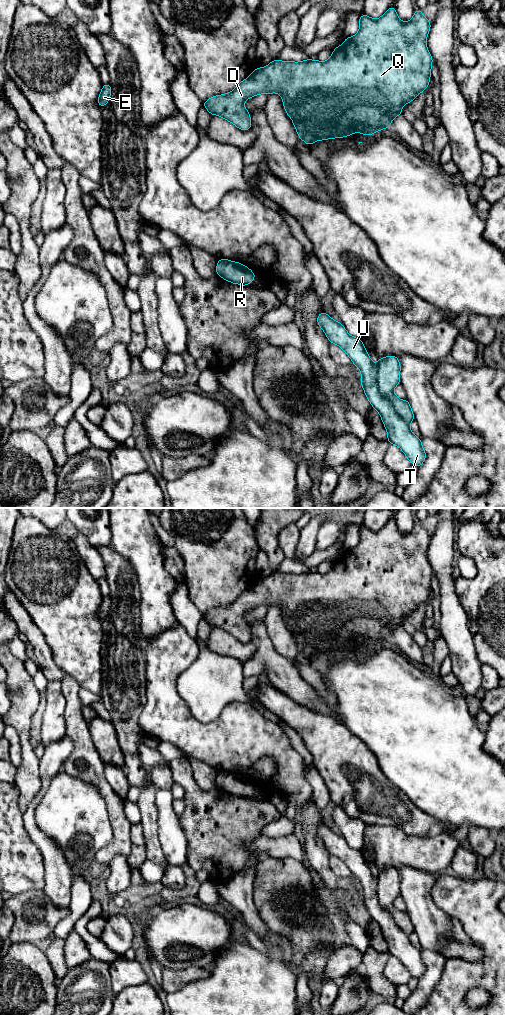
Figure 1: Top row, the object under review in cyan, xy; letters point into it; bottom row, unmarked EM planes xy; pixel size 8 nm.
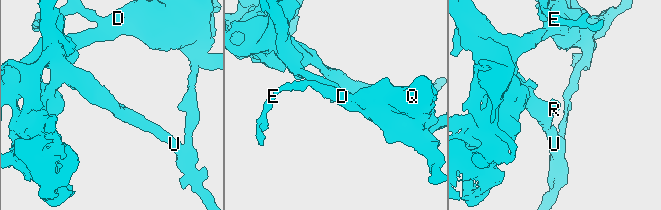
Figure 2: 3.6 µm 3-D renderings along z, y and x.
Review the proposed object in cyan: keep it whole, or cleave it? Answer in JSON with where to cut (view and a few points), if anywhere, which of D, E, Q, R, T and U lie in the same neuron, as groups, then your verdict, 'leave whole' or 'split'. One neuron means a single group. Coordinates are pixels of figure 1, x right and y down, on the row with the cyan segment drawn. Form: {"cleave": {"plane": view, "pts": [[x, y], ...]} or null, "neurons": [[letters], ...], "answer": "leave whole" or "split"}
{"cleave": {"plane": "xy", "pts": [[376, 364], [378, 389], [390, 401], [394, 410], [408, 423]]}, "neurons": [["D", "E", "Q"], ["R", "T", "U"]], "answer": "split"}

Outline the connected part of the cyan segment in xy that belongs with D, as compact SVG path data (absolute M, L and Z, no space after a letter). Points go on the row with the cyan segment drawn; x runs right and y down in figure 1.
M394 6L390 7L378 19L373 19L367 15L362 14L360 15L359 19L358 33L352 37L346 37L344 43L333 50L331 57L327 61L321 62L319 60L307 59L300 62L293 62L275 59L267 66L263 68L258 67L257 69L255 69L249 77L240 82L230 93L216 95L209 98L207 101L203 102L203 107L205 107L211 115L220 116L229 121L230 123L234 124L237 128L243 131L247 131L251 129L251 117L249 111L244 107L244 102L253 96L260 95L263 93L278 93L282 98L285 112L292 119L299 139L302 139L308 146L313 144L315 141L343 138L349 135L353 135L355 132L359 132L365 136L374 135L375 131L380 132L384 128L390 129L392 120L402 114L402 106L404 104L409 104L422 91L428 88L433 62L433 58L430 55L426 45L426 39L428 37L430 28L431 22L428 21L428 19L422 14L422 11L419 9L416 9L412 19L408 22L403 22L399 19Z

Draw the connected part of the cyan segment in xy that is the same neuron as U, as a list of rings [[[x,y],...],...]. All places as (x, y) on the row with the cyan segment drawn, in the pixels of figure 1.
[[[324,311],[318,315],[317,323],[330,343],[342,348],[359,368],[360,383],[368,401],[380,414],[388,433],[387,440],[391,445],[398,446],[411,464],[420,467],[426,459],[421,438],[412,433],[409,423],[396,413],[391,401],[380,392],[377,384],[378,366],[372,362],[362,340],[352,337],[339,321],[335,321]]]

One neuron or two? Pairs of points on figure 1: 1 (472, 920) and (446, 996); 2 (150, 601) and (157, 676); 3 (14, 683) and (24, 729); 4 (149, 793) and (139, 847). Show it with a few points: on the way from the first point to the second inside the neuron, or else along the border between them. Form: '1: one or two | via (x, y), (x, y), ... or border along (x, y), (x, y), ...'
1: one | via (488, 941), (488, 961), (475, 974), (467, 975)
2: two | border along (173, 625), (155, 636), (144, 640)
3: one | via (22, 694), (22, 718)
4: two | border along (140, 823), (143, 829), (147, 852)

